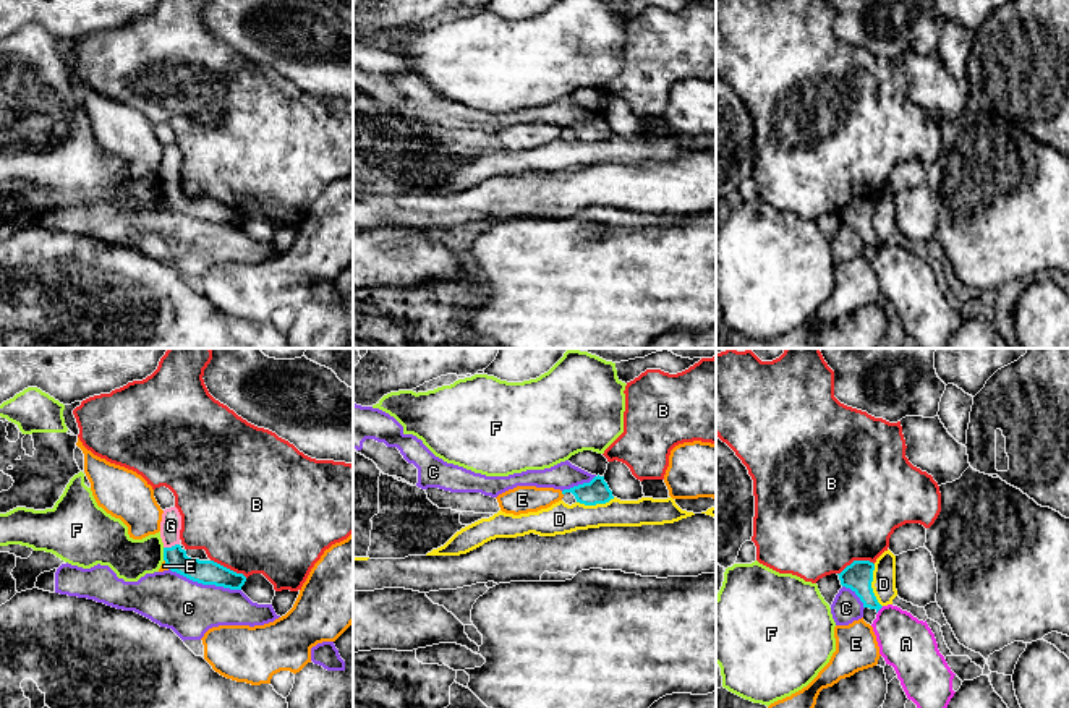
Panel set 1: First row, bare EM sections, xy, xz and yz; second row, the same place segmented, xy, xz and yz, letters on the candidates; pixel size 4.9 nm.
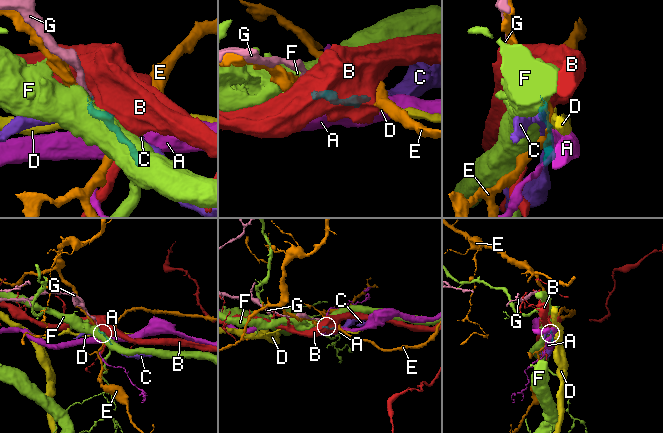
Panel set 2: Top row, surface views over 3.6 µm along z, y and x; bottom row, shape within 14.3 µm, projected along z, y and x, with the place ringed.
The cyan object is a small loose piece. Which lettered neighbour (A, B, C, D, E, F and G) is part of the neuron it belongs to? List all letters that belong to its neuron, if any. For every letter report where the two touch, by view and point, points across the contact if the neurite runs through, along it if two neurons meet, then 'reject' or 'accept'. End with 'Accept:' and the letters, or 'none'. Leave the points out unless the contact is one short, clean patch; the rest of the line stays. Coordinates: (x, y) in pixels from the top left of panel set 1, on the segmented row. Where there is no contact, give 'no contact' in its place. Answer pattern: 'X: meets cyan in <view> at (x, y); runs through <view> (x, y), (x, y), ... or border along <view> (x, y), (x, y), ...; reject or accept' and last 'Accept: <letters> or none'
A: meets cyan in yz at (880, 608); reject
B: meets cyan in yz at (856, 561); border along yz (873, 562), (852, 561), (838, 574); reject
C: meets cyan in xy at (204, 584); reject
D: meets cyan in yz at (870, 585); border along yz (873, 564), (872, 592), (881, 606); reject
E: meets cyan in xy at (166, 562); reject
F: meets cyan in xy at (164, 554); border along xy (162, 548), (164, 559); reject
G: meets cyan in xy at (172, 546); runs through xy (208, 572), (191, 569), (172, 546), (170, 525); accept
Accept: G

